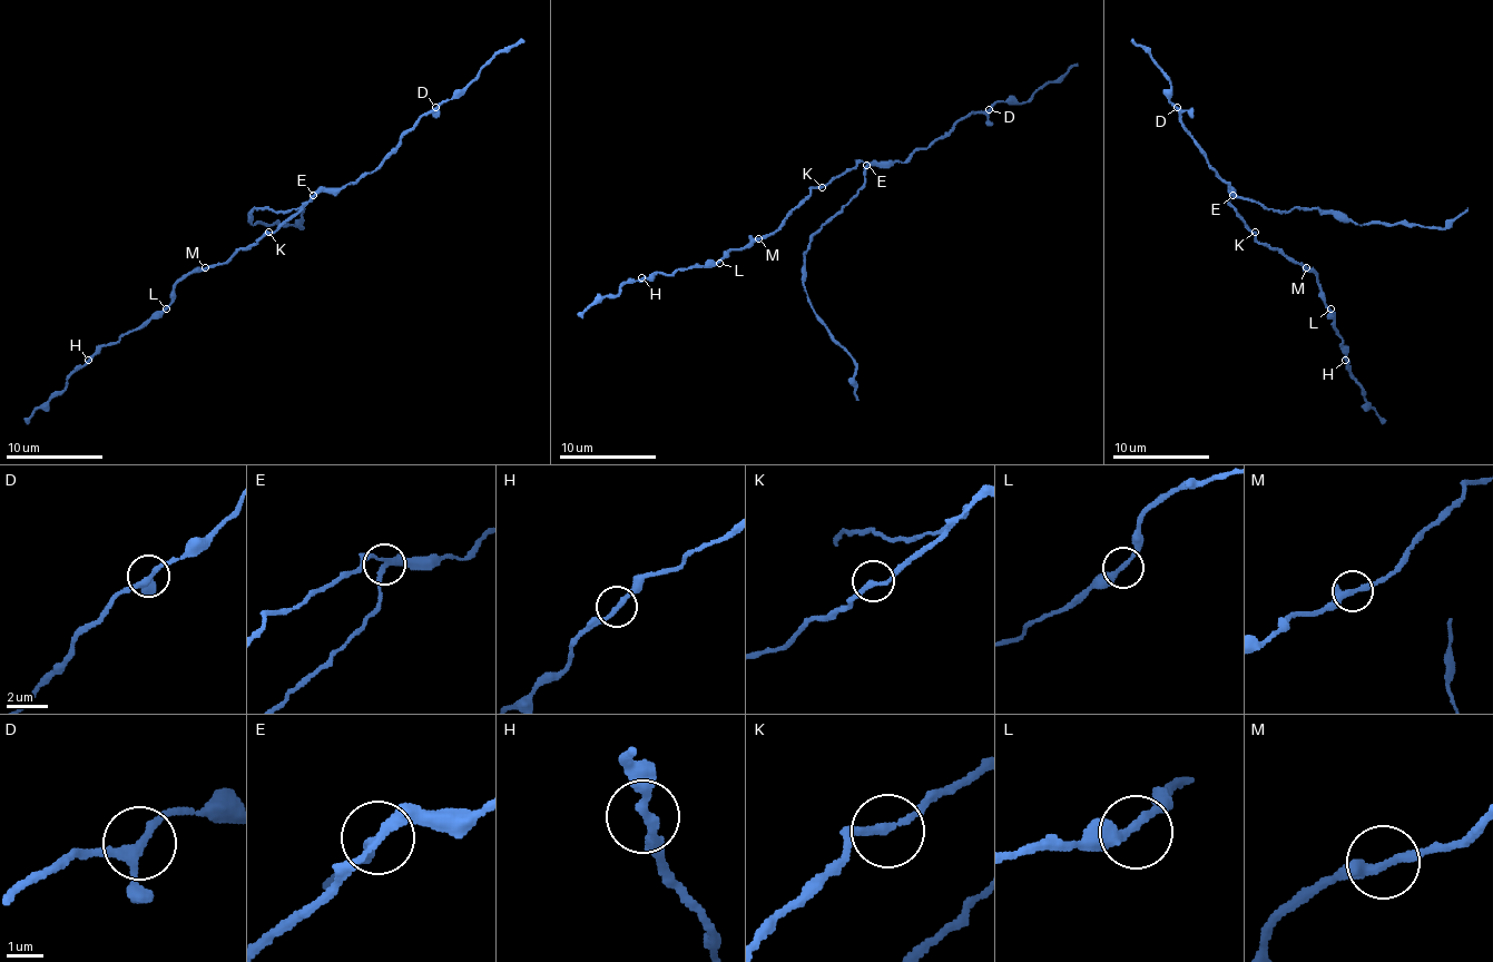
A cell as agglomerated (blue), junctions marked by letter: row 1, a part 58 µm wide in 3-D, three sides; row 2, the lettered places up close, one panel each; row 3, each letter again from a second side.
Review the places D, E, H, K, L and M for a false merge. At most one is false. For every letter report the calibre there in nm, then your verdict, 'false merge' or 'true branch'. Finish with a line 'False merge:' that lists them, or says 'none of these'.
D: 240 nm | true branch
E: 240 nm | false merge
H: 240 nm | true branch
K: 200 nm | true branch
L: 240 nm | true branch
M: 320 nm | true branch
False merge: E

